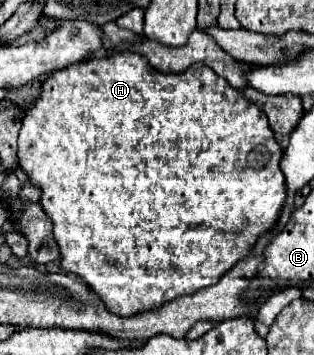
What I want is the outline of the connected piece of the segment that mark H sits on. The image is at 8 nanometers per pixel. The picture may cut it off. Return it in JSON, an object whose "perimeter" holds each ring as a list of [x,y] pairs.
{"perimeter":[[[117,52],[109,58],[71,64],[49,74],[43,80],[39,96],[21,120],[17,150],[19,168],[27,174],[27,180],[41,190],[39,204],[53,224],[51,232],[61,252],[61,270],[83,278],[91,290],[101,296],[107,310],[117,316],[159,308],[159,304],[167,300],[217,284],[217,280],[243,258],[243,252],[251,248],[251,240],[275,224],[275,216],[279,216],[279,208],[283,208],[283,172],[279,168],[279,152],[283,150],[275,140],[267,116],[253,102],[245,100],[241,90],[231,88],[227,80],[215,76],[205,64],[193,64],[181,74],[163,74],[141,60],[145,60],[145,56],[137,52]]]}

